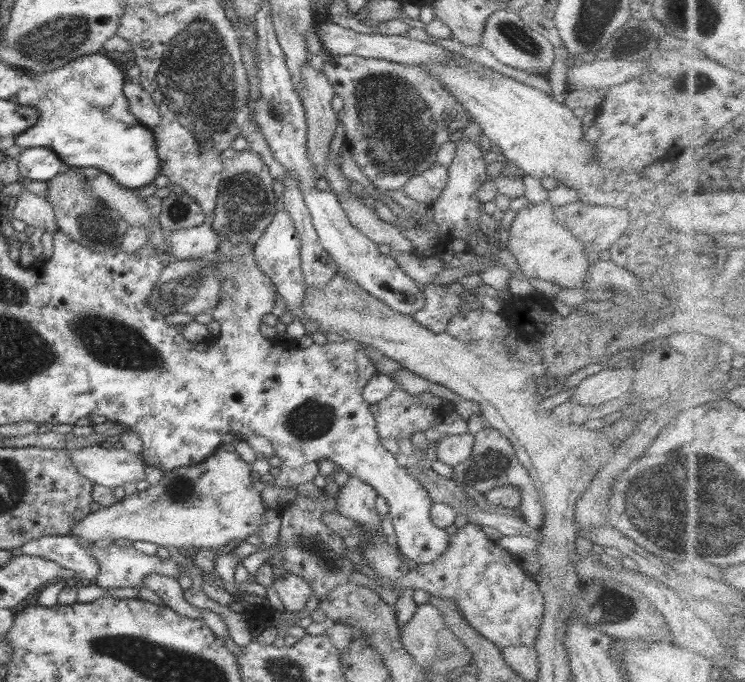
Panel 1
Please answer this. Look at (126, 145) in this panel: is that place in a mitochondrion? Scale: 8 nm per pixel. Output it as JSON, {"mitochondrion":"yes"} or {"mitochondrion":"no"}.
{"mitochondrion":"no"}

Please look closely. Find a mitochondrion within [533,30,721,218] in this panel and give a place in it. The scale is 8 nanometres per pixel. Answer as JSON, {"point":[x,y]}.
{"point":[694,84]}

